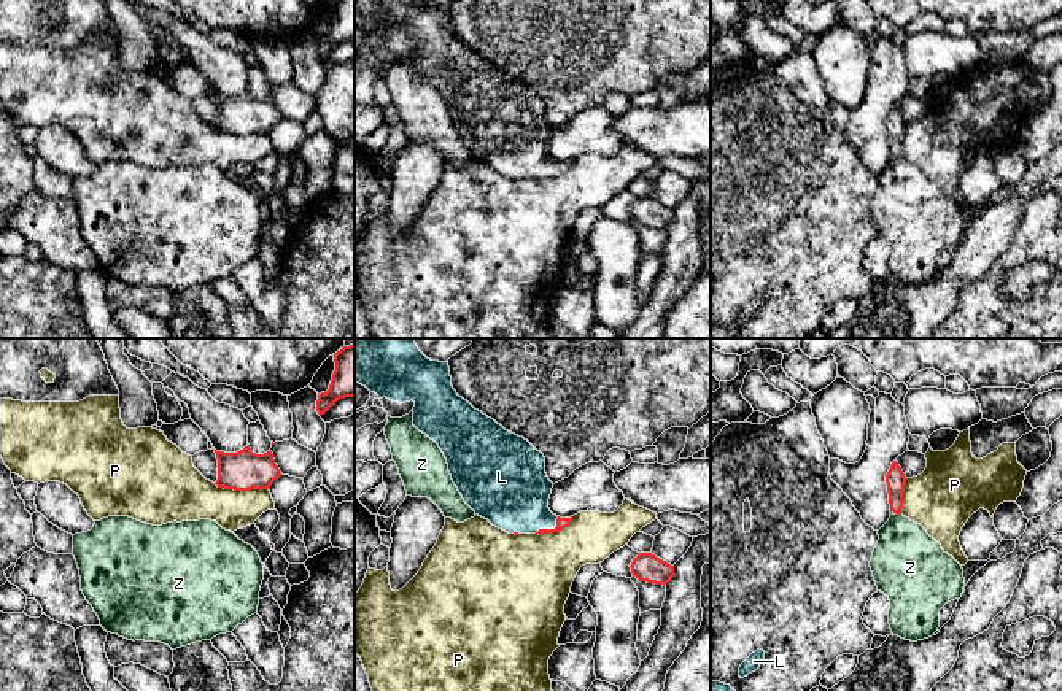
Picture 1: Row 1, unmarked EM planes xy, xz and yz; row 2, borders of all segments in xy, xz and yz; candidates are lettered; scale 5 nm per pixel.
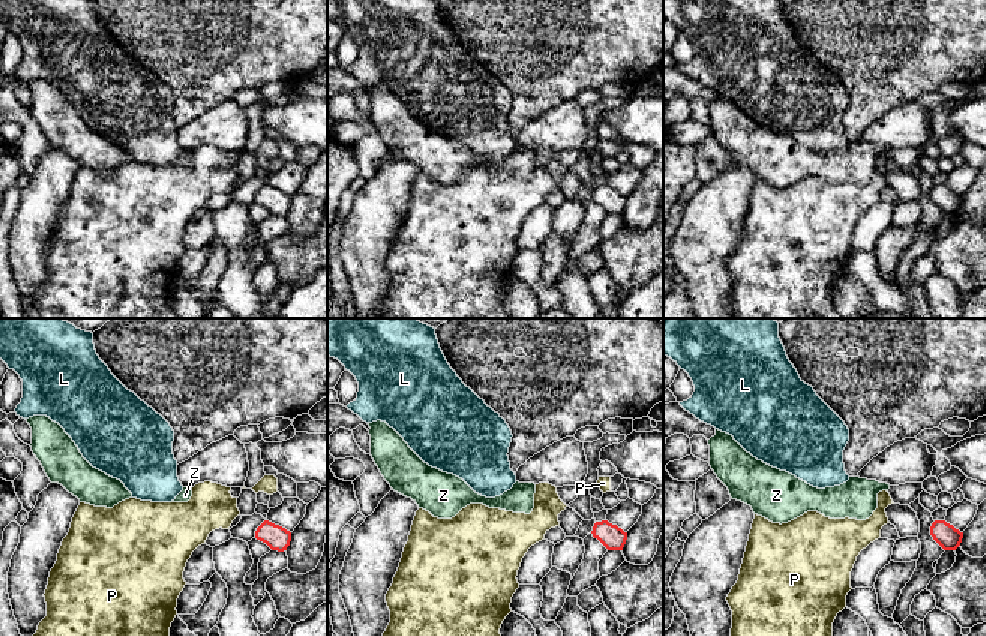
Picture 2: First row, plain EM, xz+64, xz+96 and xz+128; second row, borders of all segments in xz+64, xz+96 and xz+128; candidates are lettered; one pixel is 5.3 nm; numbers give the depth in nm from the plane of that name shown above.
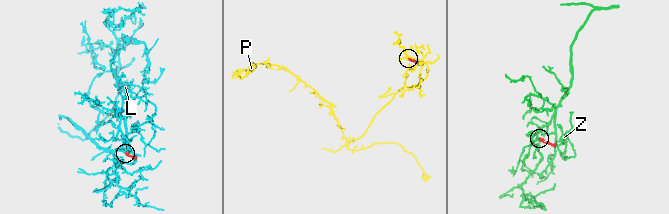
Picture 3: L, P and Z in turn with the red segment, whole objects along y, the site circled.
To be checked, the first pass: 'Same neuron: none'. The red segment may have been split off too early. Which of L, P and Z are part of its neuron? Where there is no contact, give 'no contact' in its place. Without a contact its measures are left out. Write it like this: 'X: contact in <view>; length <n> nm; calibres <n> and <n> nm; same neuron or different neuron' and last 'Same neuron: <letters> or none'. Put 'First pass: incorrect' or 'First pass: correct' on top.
First pass: incorrect
L: contact in xz; length 150 nm; calibres 60 and 360 nm; same neuron
P: contact in xy; length 280 nm; calibres 200 and 240 nm; different neuron
Z: contact in yz; length 30 nm; calibres 100 and 360 nm; different neuron
Same neuron: L

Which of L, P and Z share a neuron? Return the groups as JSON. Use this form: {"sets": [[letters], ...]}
{"sets": [["L"], ["P"], ["Z"]]}

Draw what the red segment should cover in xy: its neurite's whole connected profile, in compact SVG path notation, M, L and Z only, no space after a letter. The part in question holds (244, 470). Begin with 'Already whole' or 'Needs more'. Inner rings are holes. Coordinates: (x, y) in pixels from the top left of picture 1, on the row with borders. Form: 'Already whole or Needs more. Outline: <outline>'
Already whole. Outline: M250 445L237 453L216 451L218 480L216 486L234 491L270 489L272 483L281 477L275 464L273 453L264 454L251 451Z

